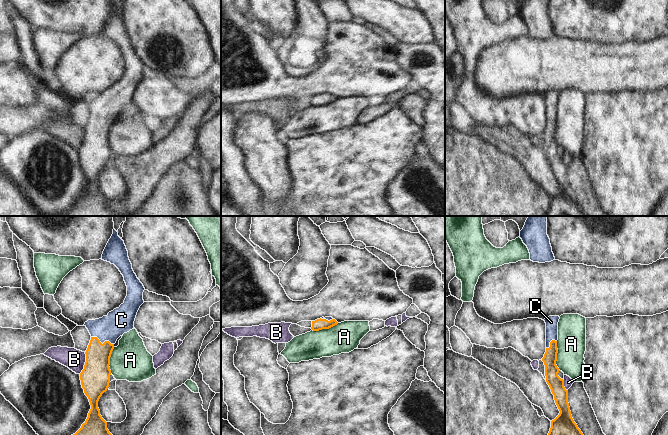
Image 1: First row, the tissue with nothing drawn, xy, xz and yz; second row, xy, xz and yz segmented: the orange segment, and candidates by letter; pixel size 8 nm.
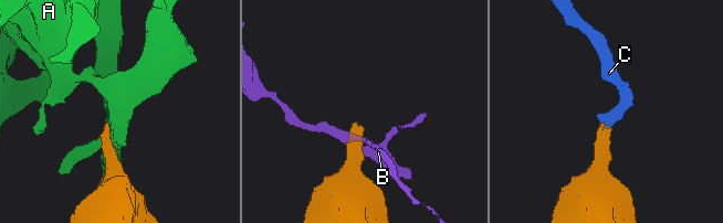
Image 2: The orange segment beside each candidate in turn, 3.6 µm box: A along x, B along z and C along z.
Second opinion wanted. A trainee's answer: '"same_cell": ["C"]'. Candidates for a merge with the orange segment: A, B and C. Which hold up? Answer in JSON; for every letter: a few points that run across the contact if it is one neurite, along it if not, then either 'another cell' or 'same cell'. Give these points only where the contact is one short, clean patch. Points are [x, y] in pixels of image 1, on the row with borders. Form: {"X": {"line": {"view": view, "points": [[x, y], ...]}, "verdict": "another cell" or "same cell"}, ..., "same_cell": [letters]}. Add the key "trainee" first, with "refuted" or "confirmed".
{"trainee": "confirmed", "A": {"line": {"view": "yz", "points": [[556, 341], [556, 366], [560, 370]]}, "verdict": "another cell"}, "B": {"line": {"view": "xy", "points": [[85, 352], [84, 368], [79, 373]]}, "verdict": "another cell"}, "C": {"line": {"view": "xy", "points": [[96, 373], [97, 356], [101, 343], [121, 320]]}, "verdict": "same cell"}, "same_cell": ["C"]}

